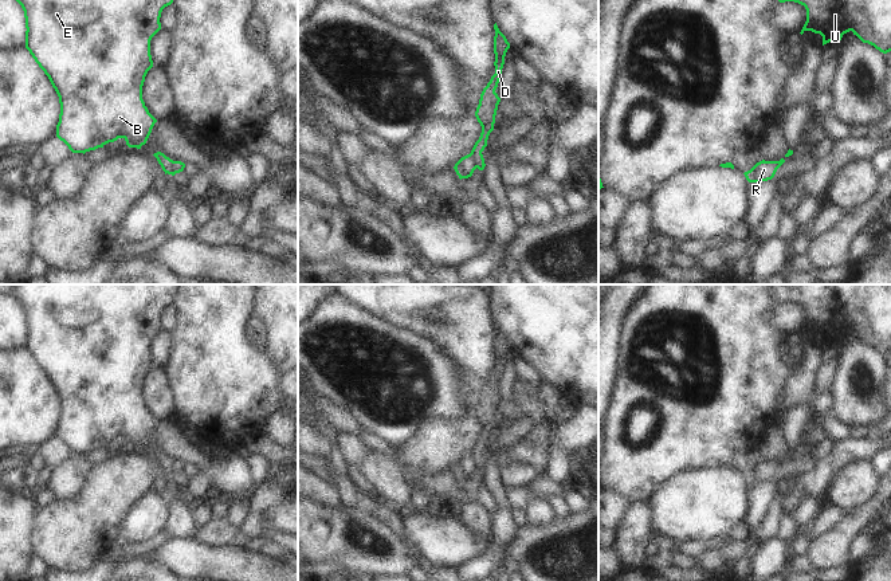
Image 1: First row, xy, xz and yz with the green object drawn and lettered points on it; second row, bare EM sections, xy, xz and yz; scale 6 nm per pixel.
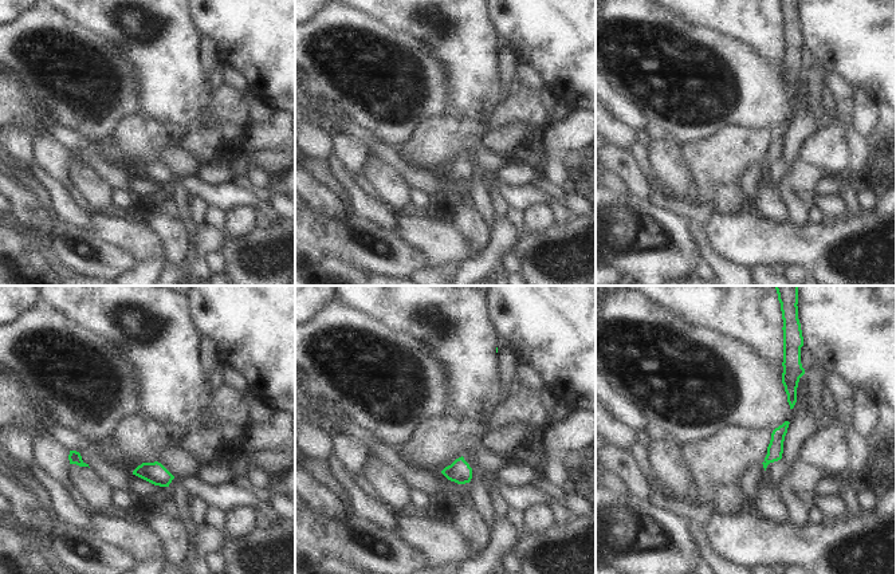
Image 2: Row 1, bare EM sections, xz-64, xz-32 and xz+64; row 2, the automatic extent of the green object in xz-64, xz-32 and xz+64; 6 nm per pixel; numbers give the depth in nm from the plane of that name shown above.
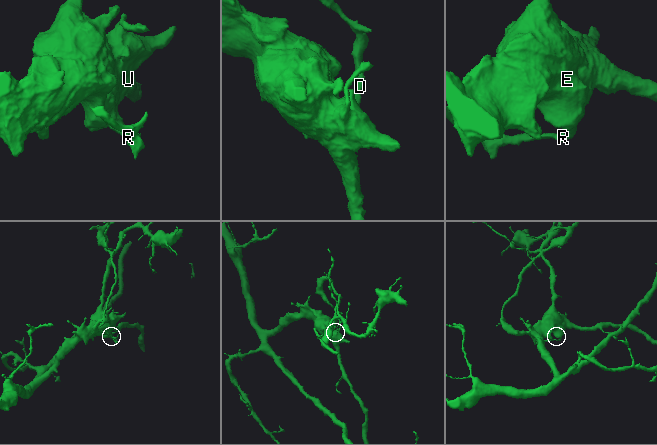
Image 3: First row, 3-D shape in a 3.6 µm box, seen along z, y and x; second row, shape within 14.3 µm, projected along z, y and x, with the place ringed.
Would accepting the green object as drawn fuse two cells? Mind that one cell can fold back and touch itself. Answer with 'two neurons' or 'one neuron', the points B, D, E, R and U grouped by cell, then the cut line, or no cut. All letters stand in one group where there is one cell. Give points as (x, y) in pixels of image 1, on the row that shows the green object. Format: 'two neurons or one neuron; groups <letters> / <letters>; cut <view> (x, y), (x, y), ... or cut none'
two neurons; groups B E U / D R; cut xz (468, 154), (477, 167)

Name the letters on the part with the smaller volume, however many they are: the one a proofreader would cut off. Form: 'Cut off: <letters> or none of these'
Cut off: D, R

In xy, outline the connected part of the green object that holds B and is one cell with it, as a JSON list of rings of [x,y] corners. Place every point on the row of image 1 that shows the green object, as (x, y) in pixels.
[[[16,0],[25,17],[25,48],[55,89],[60,114],[56,137],[72,153],[86,153],[123,138],[129,148],[146,144],[157,119],[142,99],[142,86],[153,67],[150,40],[161,30],[161,12],[173,0]]]

